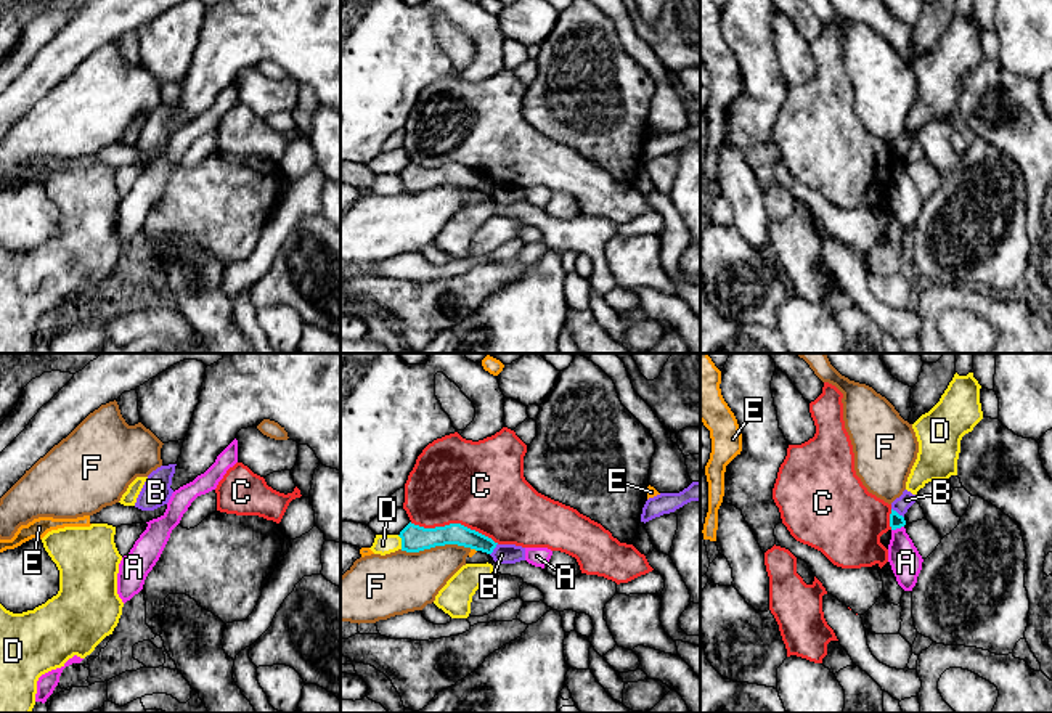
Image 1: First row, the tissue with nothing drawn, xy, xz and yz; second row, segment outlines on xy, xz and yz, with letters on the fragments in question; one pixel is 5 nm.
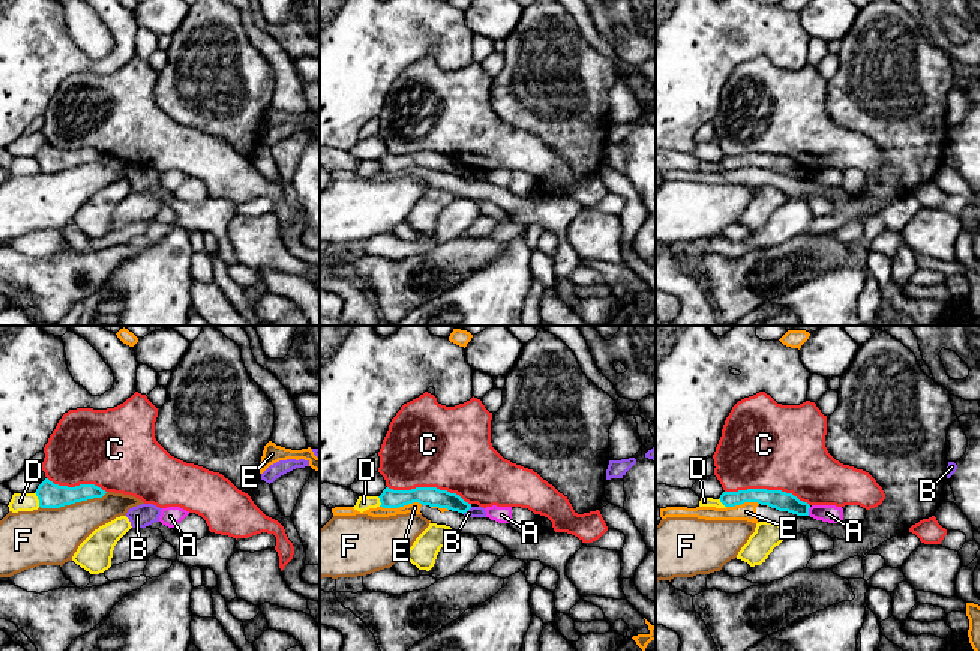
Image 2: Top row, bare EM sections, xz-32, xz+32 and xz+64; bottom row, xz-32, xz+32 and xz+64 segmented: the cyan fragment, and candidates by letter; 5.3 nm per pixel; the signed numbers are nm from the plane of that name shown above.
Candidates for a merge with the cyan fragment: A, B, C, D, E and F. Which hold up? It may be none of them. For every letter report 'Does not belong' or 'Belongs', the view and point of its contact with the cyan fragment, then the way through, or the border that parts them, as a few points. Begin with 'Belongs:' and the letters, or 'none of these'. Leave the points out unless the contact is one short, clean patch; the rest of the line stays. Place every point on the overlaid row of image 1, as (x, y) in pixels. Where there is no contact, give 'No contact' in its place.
Belongs: none of these
A: Does not belong. Touches cyan at yz (897, 527). Boundary: yz (903, 525), (892, 530)
B: Does not belong. Touches cyan at yz (897, 513). Boundary: yz (892, 508), (903, 517)
C: Does not belong. Touches cyan at xz (455, 524)
D: Does not belong. Touches cyan at xz (402, 541)
E: Does not belong. Touches cyan at xz (474, 548)
F: Does not belong. Touches cyan at xz (436, 545)

